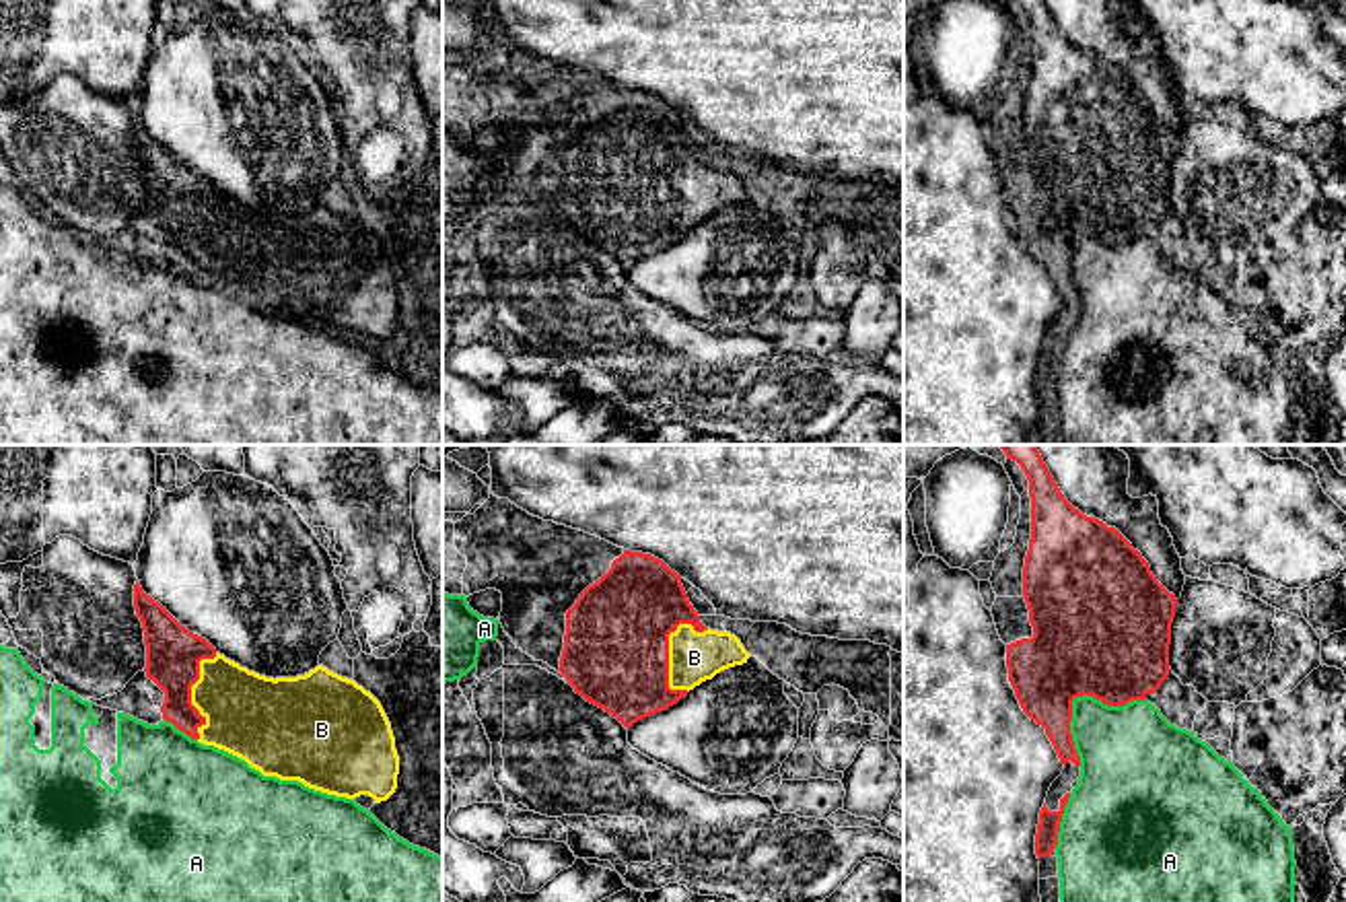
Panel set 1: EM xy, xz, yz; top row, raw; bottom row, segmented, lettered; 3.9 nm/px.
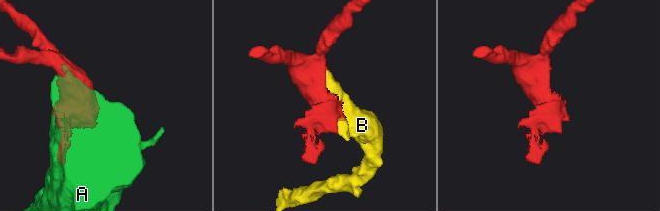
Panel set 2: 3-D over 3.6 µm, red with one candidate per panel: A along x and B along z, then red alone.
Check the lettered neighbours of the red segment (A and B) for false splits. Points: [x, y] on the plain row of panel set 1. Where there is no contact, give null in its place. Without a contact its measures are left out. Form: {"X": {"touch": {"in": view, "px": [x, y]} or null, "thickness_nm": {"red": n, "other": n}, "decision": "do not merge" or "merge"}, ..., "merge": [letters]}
{"A": {"touch": {"in": "yz", "px": [1077, 235]}, "thickness_nm": {"red": 480, "other": 320}, "decision": "do not merge"}, "B": {"touch": {"in": "xz", "px": [667, 182]}, "thickness_nm": {"red": 420, "other": 200}, "decision": "merge"}, "merge": ["B"]}

